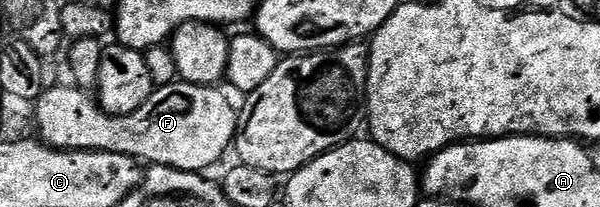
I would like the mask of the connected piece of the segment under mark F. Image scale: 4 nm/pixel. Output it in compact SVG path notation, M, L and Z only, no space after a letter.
M174 80L171 84L158 87L152 92L150 99L141 107L137 107L137 111L133 111L130 115L121 115L120 117L112 117L110 113L99 107L98 100L94 96L88 95L84 90L76 87L69 87L59 85L56 89L48 88L43 96L39 98L35 106L35 124L37 126L37 133L46 144L50 145L52 149L86 149L88 151L102 151L104 153L120 153L126 157L134 157L143 163L150 163L151 165L167 165L170 169L184 169L186 173L197 173L201 169L215 163L221 159L221 155L225 150L233 145L235 139L235 126L237 124L237 109L236 106L231 106L227 102L227 97L223 93L218 93L218 88L210 85L194 85L188 81Z

